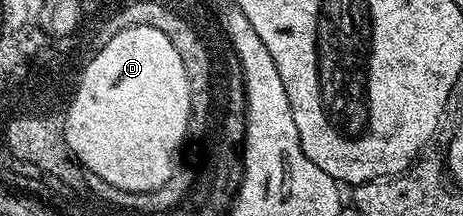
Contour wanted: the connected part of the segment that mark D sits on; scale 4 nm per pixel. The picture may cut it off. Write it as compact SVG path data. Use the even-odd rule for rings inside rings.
M130 27L122 29L116 37L112 37L106 42L104 48L94 56L84 71L81 72L79 83L74 88L67 105L67 115L65 117L65 141L71 148L71 154L78 157L80 163L86 165L89 172L96 172L98 177L105 179L110 185L113 183L156 183L156 175L167 175L170 173L168 162L172 158L177 158L178 148L185 140L185 116L191 111L190 85L188 84L182 60L175 52L174 45L169 37L158 29L152 27Z

